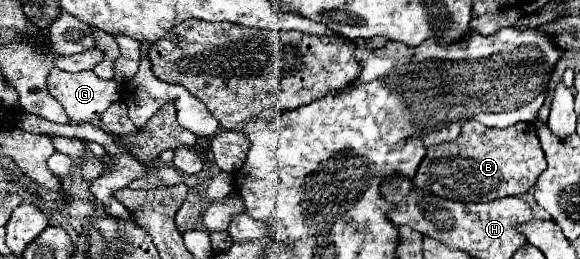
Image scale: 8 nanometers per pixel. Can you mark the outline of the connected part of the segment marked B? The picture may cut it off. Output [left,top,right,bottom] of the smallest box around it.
[414,120,546,202]

